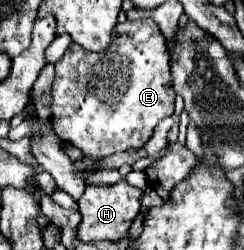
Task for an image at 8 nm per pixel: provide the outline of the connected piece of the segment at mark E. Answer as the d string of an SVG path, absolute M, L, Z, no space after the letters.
M124 21L122 27L114 27L112 43L102 53L82 51L76 43L70 43L62 59L54 63L56 75L50 87L52 93L52 115L50 123L56 135L78 147L84 155L98 155L98 159L128 151L140 149L150 139L154 127L168 115L174 113L174 87L170 77L170 53L164 45L164 35L156 23L146 21Z

